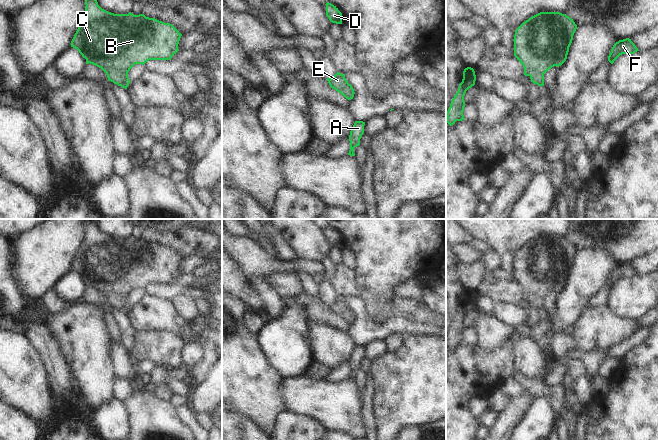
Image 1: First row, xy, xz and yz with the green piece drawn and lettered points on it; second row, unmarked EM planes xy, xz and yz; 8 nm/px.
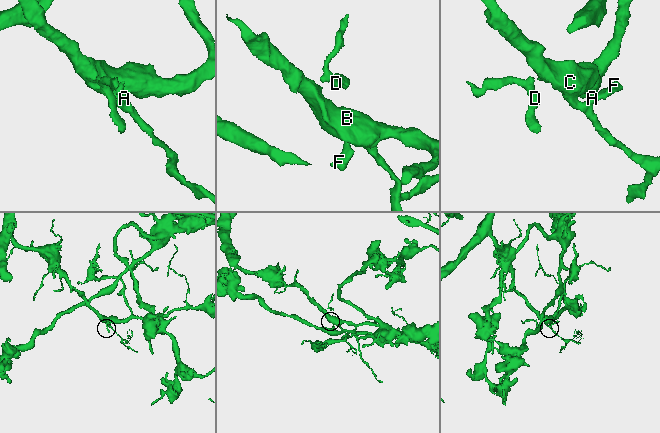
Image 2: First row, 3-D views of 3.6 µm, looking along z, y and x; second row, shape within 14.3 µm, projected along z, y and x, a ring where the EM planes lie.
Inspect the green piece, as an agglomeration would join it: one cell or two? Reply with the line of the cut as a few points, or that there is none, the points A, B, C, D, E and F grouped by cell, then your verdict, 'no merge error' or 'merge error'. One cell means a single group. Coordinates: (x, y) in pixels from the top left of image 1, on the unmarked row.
no cut; A B C D E F; no merge error

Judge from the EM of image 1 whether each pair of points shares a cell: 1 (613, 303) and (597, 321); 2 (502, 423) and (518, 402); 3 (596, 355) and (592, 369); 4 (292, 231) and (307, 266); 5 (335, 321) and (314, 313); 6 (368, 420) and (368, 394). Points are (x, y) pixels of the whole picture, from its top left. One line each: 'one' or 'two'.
1: two
2: one
3: one
4: two
5: one
6: one

